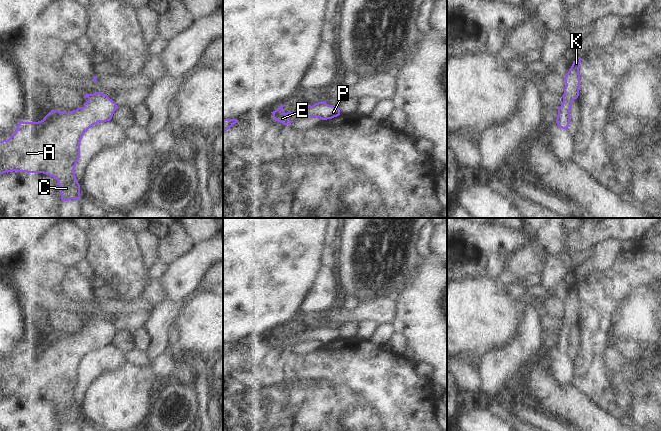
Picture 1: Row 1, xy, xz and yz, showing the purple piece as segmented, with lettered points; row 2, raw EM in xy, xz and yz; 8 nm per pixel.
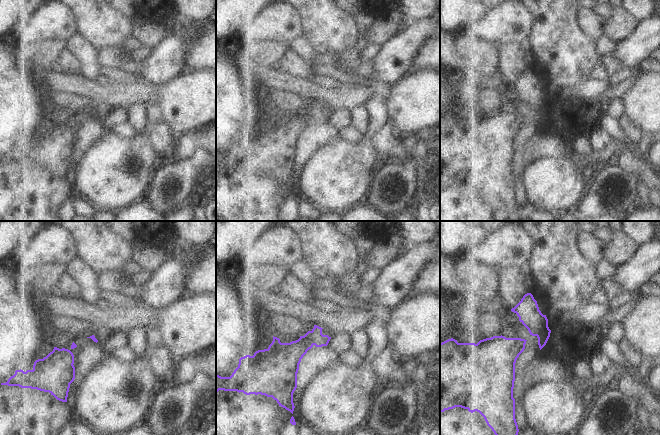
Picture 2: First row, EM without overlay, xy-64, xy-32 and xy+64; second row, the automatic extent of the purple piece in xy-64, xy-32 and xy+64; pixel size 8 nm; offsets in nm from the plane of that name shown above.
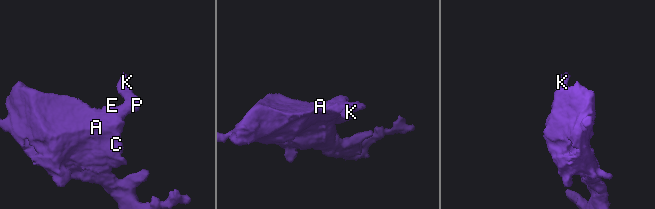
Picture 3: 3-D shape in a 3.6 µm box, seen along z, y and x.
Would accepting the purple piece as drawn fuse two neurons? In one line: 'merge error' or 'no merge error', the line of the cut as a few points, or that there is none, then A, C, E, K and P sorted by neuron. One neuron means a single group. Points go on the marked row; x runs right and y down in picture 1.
no merge error | no cut | A C E K P

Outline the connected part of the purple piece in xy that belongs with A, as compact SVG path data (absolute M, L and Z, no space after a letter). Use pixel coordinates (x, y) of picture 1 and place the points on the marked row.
M101 92L85 94L88 99L83 107L65 112L51 110L41 121L23 122L20 121L14 134L8 140L0 141L0 175L6 172L27 172L43 173L55 178L60 187L62 201L80 199L80 185L75 176L75 166L80 158L80 142L84 133L98 122L110 121L118 106L107 95Z

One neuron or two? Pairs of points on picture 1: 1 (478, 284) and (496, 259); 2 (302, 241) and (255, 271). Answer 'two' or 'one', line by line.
1: two
2: one

